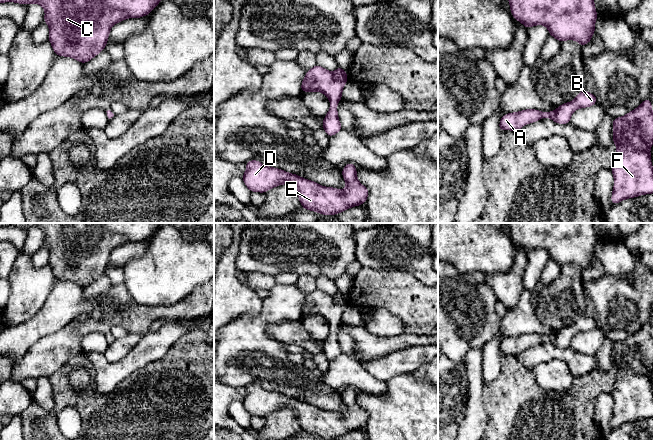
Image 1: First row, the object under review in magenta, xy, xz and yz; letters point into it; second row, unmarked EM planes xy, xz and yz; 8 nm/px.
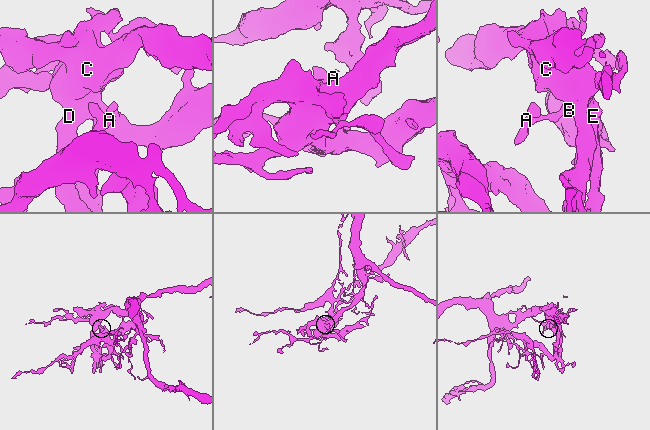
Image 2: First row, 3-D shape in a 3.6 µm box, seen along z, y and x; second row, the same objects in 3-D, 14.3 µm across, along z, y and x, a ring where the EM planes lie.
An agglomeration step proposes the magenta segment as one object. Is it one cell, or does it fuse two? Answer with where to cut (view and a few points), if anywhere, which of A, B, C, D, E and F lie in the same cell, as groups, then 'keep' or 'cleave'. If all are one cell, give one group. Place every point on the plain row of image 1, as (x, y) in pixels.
no cut; A B C D E F; keep

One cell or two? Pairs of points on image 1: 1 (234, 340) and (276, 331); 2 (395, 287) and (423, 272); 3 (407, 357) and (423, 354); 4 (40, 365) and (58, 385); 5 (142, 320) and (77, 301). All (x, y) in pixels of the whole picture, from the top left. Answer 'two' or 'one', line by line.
1: two
2: two
3: one
4: two
5: two

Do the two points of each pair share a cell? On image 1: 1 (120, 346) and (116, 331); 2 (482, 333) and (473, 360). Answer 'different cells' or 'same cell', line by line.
1: different cells
2: different cells

